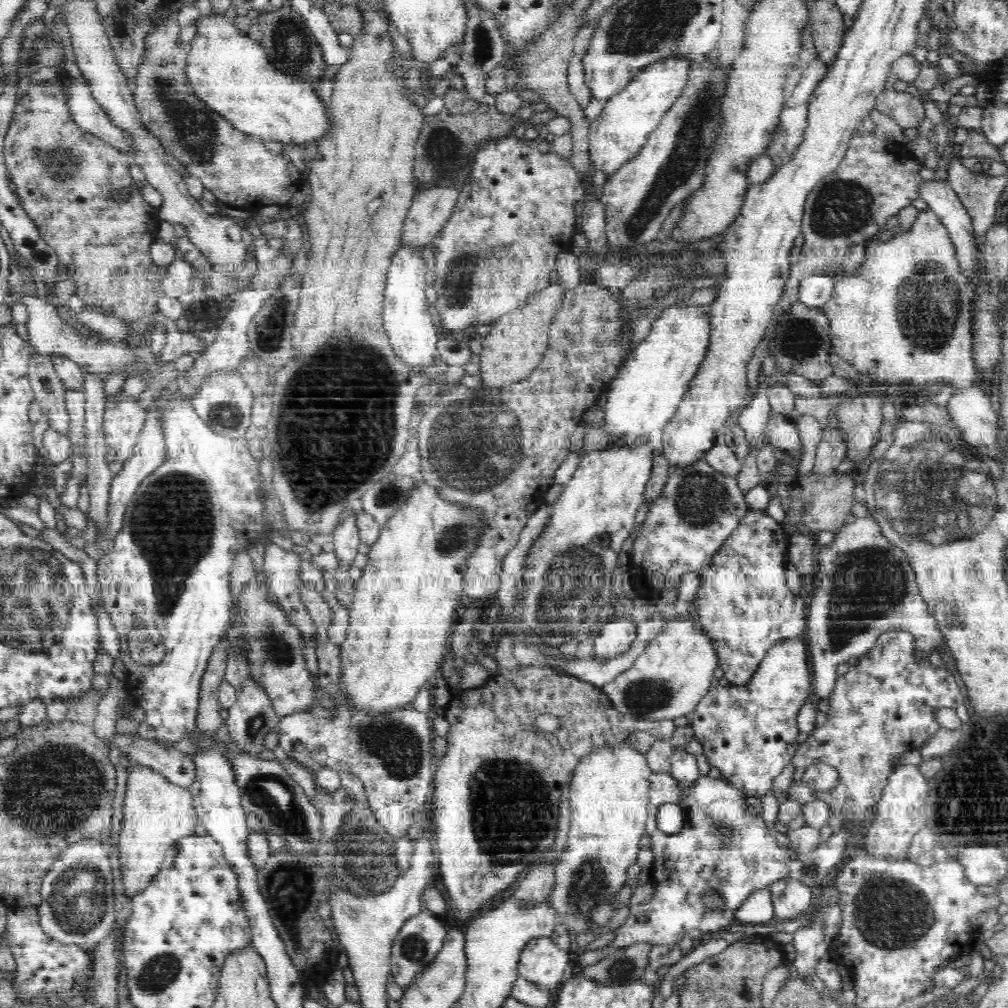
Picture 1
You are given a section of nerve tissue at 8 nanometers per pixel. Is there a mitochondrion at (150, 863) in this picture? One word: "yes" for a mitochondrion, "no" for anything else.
no

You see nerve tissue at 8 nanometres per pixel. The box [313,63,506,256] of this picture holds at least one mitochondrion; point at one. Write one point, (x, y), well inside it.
(444, 153)

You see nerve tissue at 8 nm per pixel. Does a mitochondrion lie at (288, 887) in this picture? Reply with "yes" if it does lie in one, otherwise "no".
yes

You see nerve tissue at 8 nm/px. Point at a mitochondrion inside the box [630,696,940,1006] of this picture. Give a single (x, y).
(889, 914)

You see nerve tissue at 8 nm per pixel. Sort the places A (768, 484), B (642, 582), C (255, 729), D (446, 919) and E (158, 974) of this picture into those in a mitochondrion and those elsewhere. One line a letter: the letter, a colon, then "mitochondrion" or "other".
A: other
B: other
C: mitochondrion
D: other
E: mitochondrion

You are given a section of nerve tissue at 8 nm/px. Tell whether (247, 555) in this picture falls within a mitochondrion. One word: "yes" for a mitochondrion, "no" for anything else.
no

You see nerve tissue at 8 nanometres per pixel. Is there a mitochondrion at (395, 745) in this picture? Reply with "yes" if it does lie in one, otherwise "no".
yes

